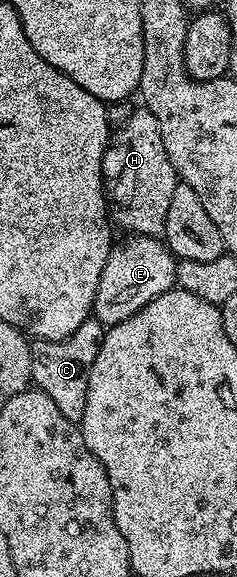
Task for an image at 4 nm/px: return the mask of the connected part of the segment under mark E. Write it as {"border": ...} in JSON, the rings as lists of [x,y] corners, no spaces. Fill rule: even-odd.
{"border":[[[134,234],[126,239],[124,244],[112,243],[109,258],[105,258],[105,270],[101,270],[101,282],[97,282],[93,316],[105,326],[125,322],[125,318],[137,314],[153,298],[176,287],[177,260],[162,239]]]}

